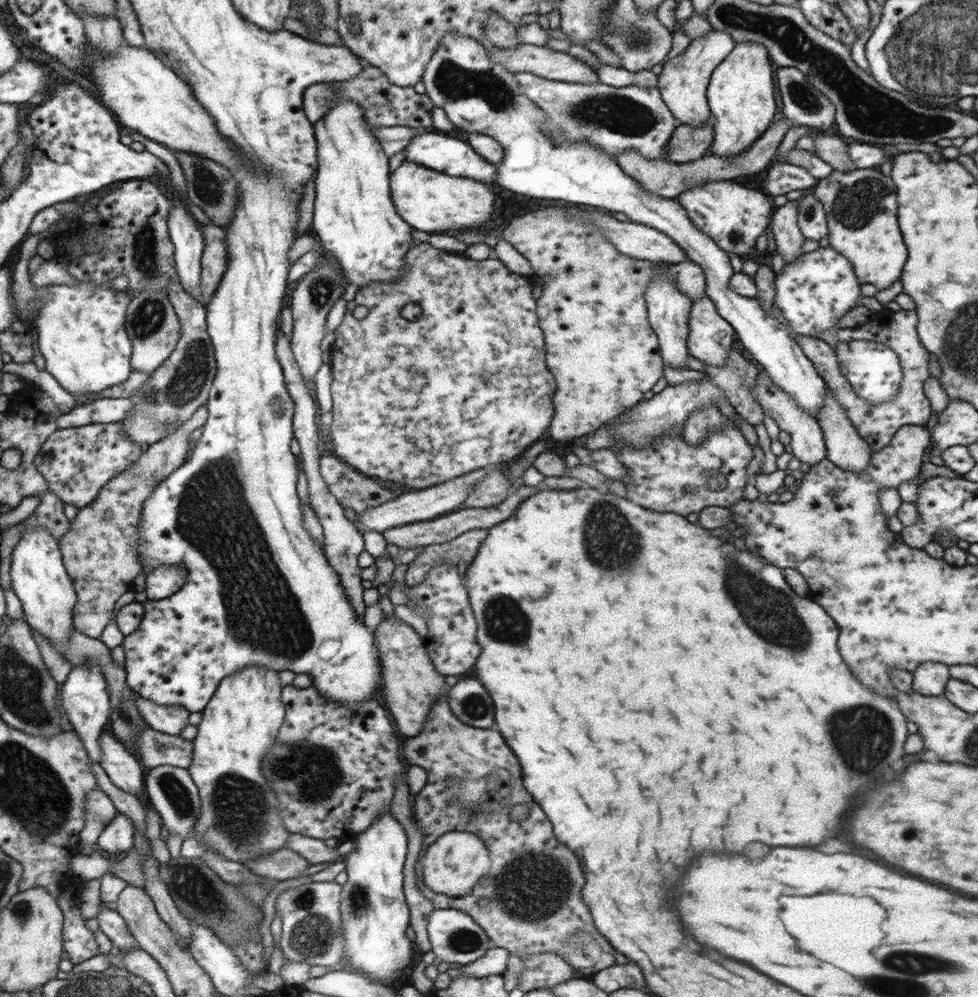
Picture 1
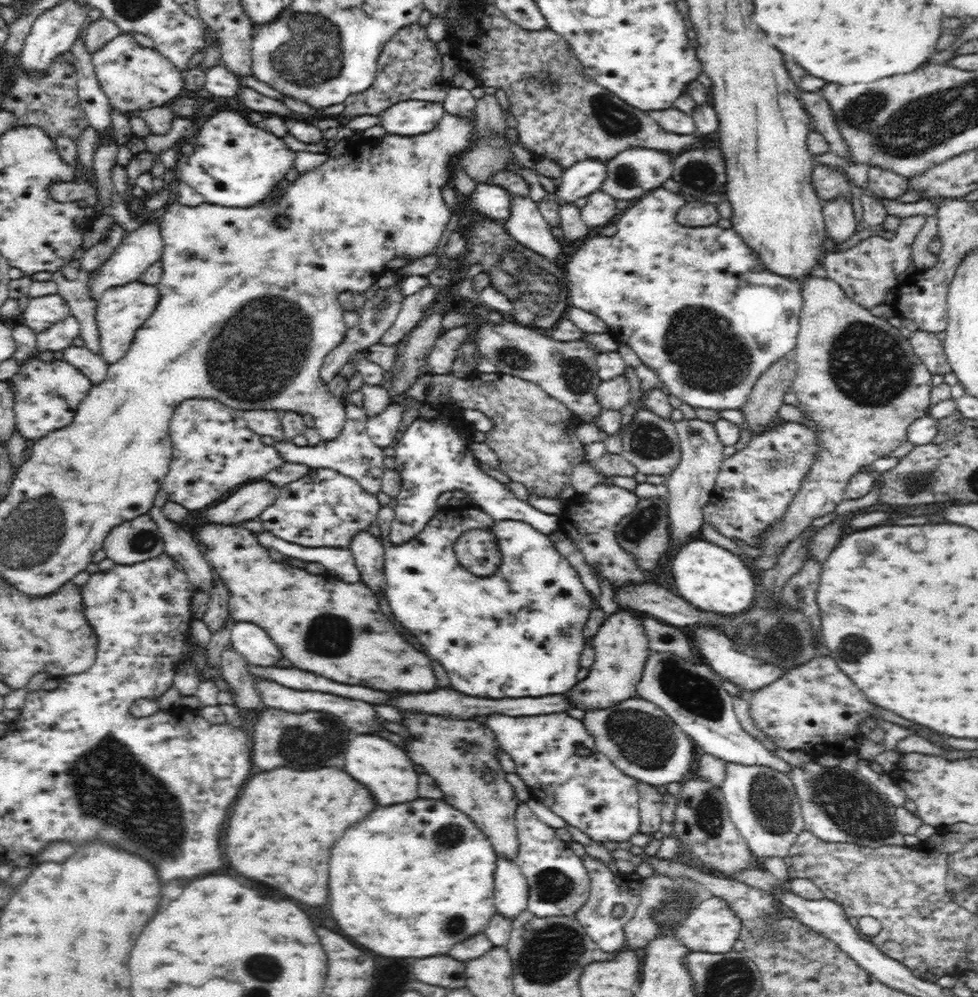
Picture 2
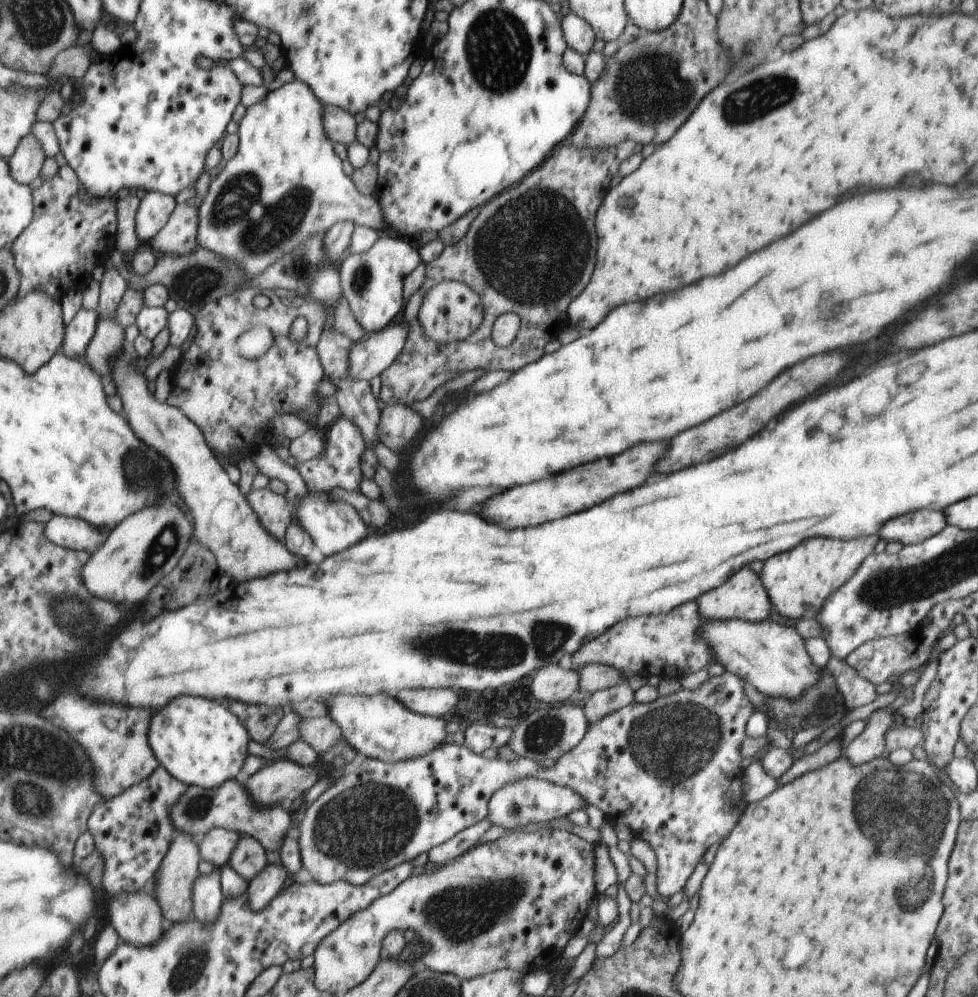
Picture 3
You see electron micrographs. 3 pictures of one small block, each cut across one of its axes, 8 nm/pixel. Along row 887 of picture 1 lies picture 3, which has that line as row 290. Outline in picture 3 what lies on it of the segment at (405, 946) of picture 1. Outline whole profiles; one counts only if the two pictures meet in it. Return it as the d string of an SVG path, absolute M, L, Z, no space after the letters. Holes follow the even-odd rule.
M380 234L374 246L362 254L349 254L338 263L340 286L360 326L369 334L396 322L403 312L406 300L403 297L403 280L422 263L418 248L404 242L402 238L391 238Z

